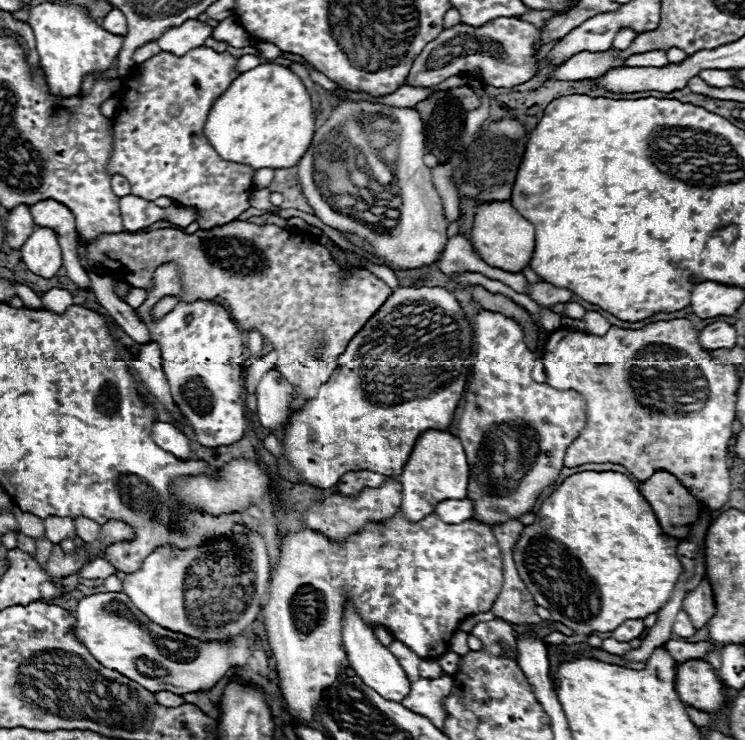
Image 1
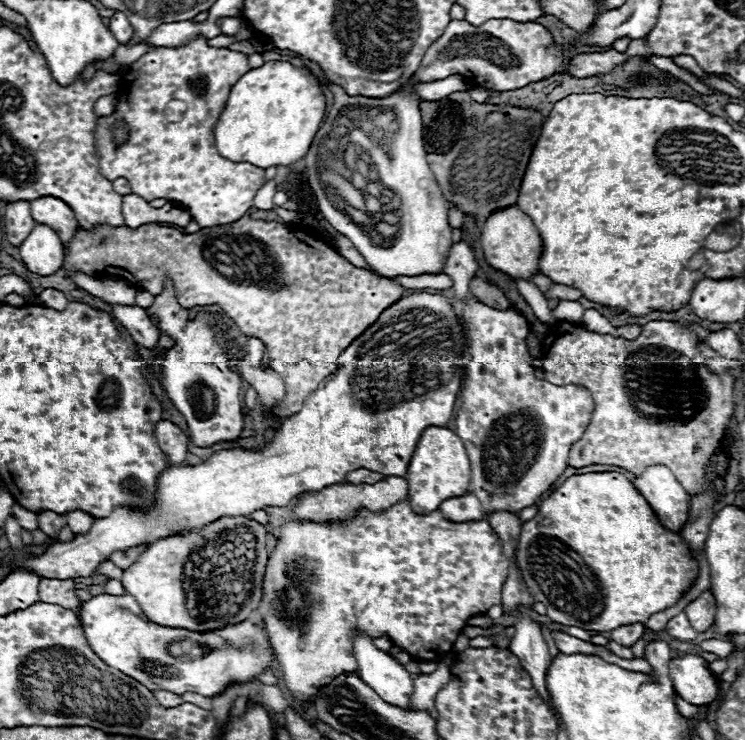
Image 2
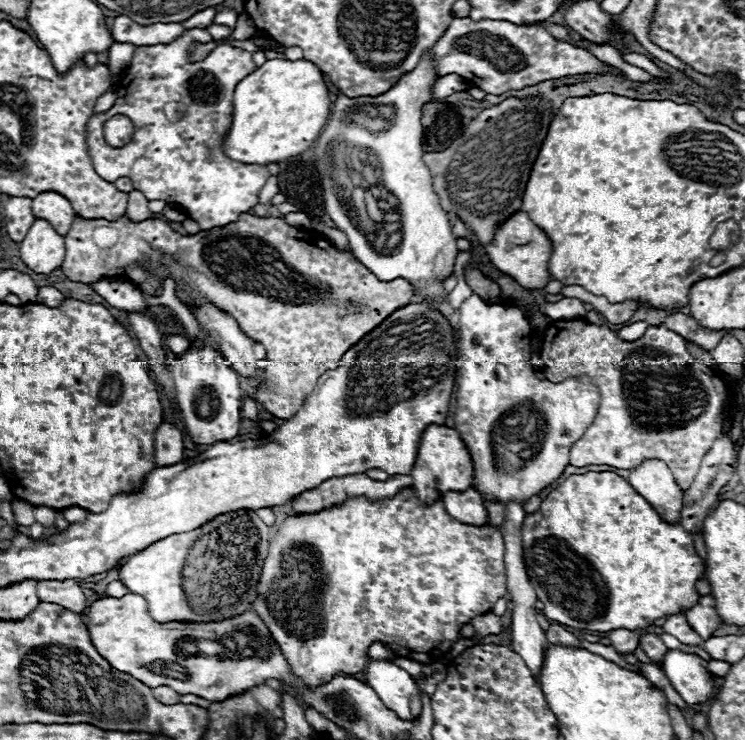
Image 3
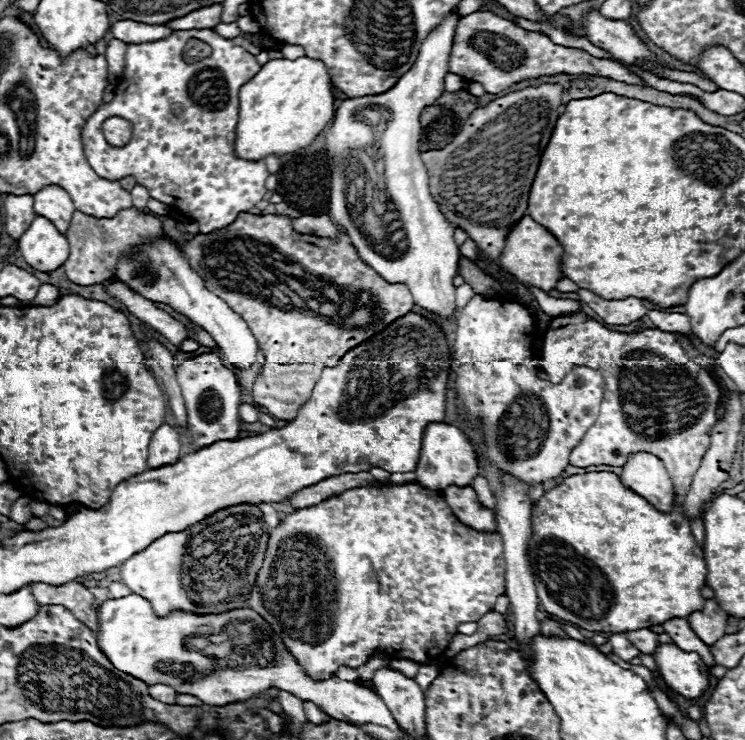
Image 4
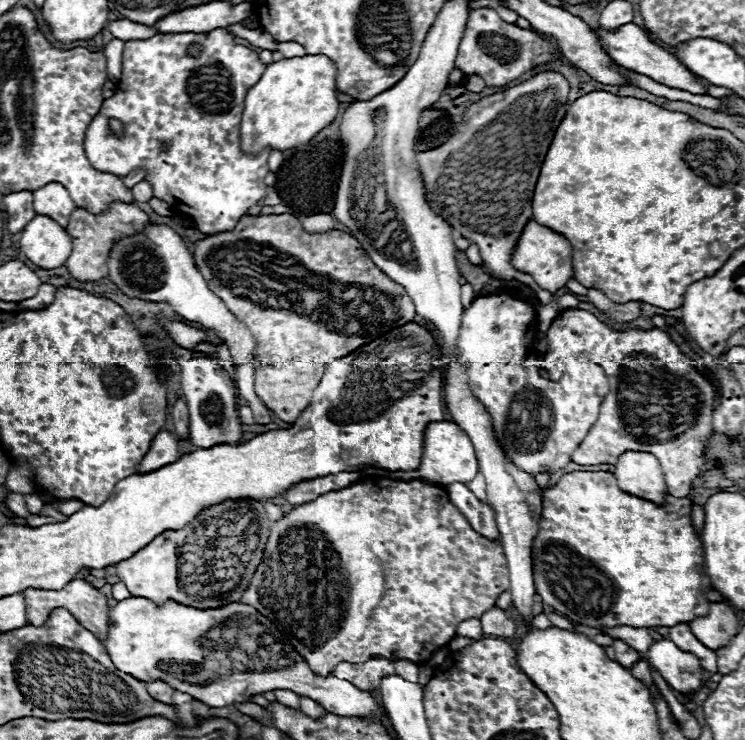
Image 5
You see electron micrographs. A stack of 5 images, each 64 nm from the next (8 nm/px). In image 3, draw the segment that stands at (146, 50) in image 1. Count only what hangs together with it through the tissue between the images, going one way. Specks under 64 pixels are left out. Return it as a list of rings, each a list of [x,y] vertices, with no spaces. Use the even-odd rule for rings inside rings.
[[[114,42],[108,50],[108,68],[112,72],[112,76],[118,76],[118,72],[126,70],[126,66],[130,64],[130,58],[134,56],[136,46],[134,44],[122,44],[122,42]]]

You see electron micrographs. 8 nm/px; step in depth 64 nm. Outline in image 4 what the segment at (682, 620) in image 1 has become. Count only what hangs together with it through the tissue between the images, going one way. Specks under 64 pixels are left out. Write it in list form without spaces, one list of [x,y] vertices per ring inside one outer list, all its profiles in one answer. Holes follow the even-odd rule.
[[[672,618],[670,622],[664,622],[664,632],[670,634],[670,638],[674,640],[674,644],[686,652],[698,652],[702,656],[702,660],[712,666],[714,658],[710,654],[710,648],[694,634],[694,630],[690,628],[686,618]]]

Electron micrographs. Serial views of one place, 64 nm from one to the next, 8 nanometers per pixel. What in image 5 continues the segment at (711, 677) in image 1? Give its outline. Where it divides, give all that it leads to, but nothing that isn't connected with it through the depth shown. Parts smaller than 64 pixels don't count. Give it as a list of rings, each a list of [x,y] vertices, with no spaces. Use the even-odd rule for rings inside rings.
[[[656,640],[644,654],[644,658],[676,692],[692,694],[698,692],[704,684],[706,670],[702,670],[698,658],[694,658],[694,654],[678,650],[678,646],[674,646],[674,642],[670,640]]]

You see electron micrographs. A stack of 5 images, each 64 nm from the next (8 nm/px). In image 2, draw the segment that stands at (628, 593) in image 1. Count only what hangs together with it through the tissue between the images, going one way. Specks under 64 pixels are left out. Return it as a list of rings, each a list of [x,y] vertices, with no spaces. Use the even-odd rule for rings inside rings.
[[[588,472],[588,474],[574,474],[570,476],[556,492],[552,492],[538,508],[538,516],[534,518],[534,524],[542,524],[542,530],[522,530],[520,538],[518,538],[518,546],[516,546],[516,564],[522,572],[522,578],[526,582],[526,588],[534,594],[536,602],[542,602],[546,606],[548,618],[552,622],[560,622],[564,626],[576,626],[582,628],[586,632],[610,632],[618,626],[624,624],[634,624],[634,622],[646,622],[652,614],[662,612],[670,606],[674,606],[682,592],[696,580],[698,576],[698,564],[688,556],[688,548],[682,542],[680,534],[674,534],[670,530],[666,530],[656,512],[650,508],[650,504],[644,500],[644,496],[634,488],[634,484],[620,472]]]

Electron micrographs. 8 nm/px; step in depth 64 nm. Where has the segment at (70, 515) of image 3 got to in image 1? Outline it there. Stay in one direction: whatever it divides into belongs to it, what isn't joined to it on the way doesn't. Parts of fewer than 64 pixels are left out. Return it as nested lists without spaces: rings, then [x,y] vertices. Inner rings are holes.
[[[80,516],[78,520],[74,520],[74,526],[76,526],[76,532],[78,536],[84,540],[84,542],[94,542],[98,538],[98,524]]]

